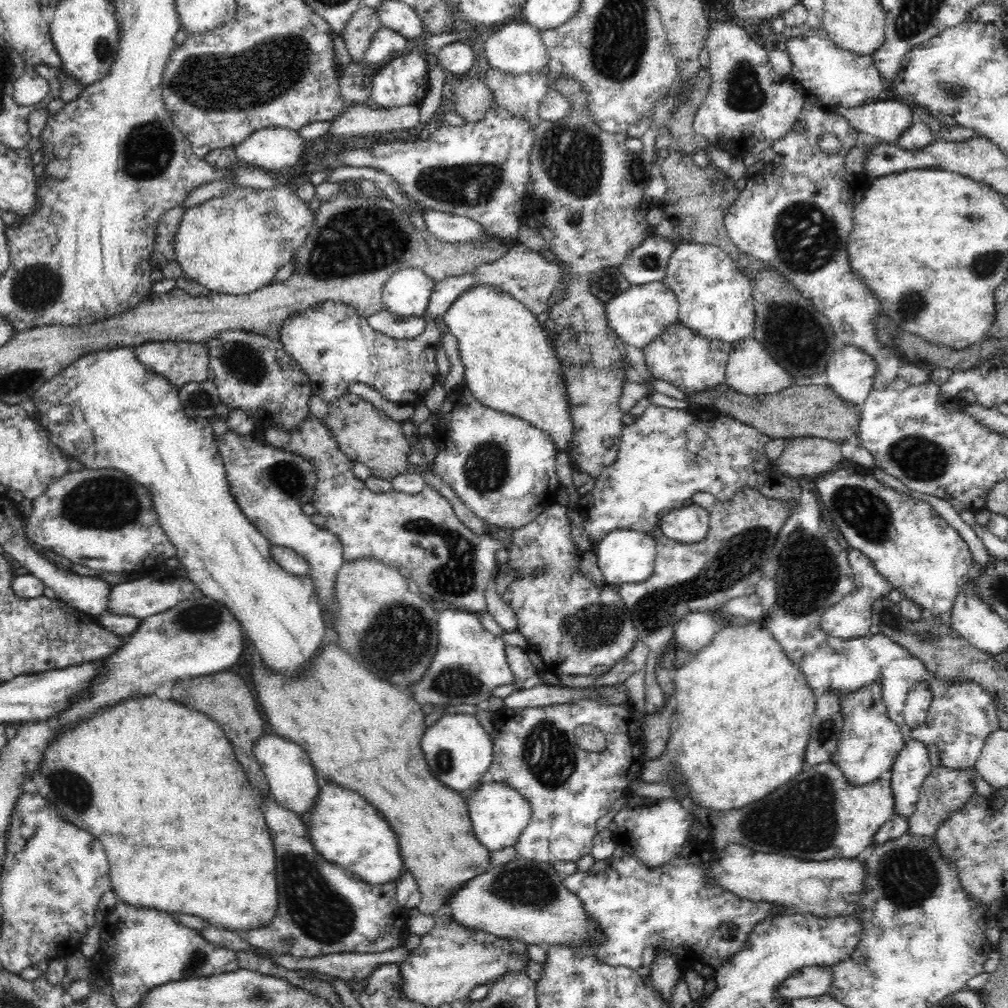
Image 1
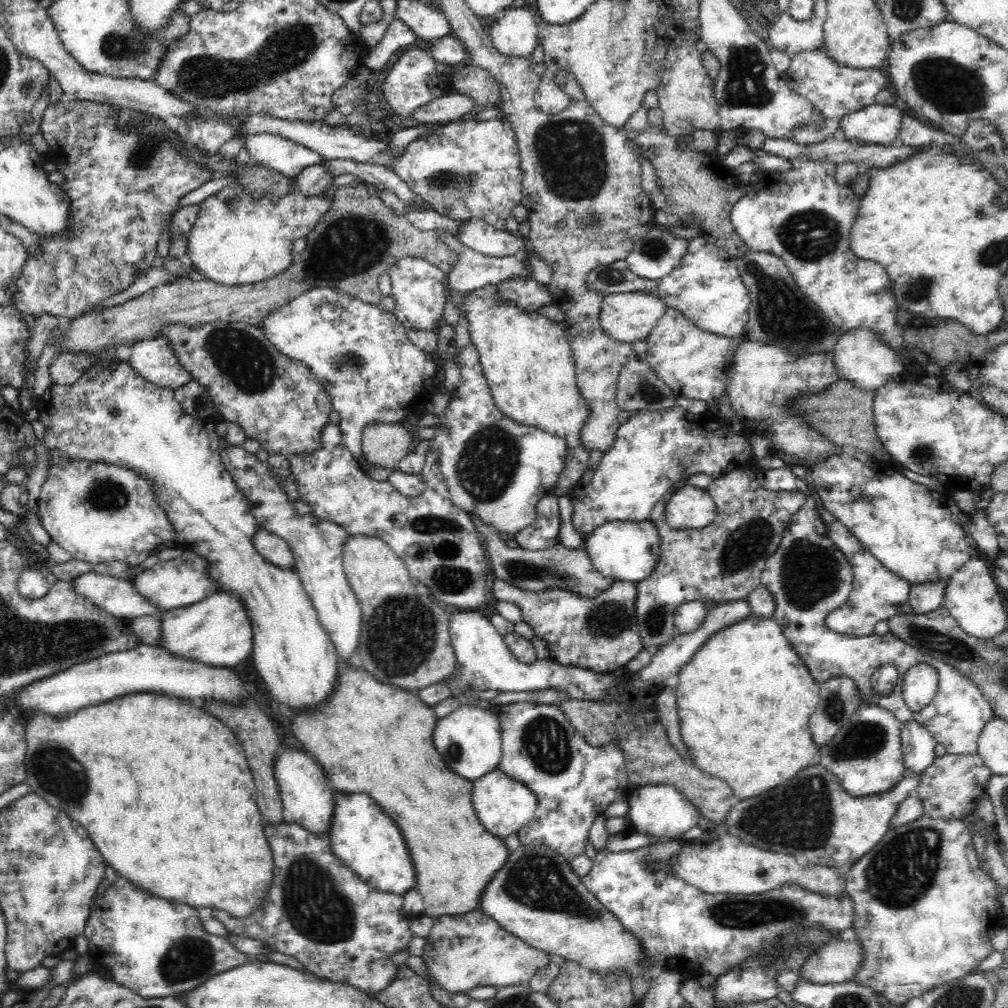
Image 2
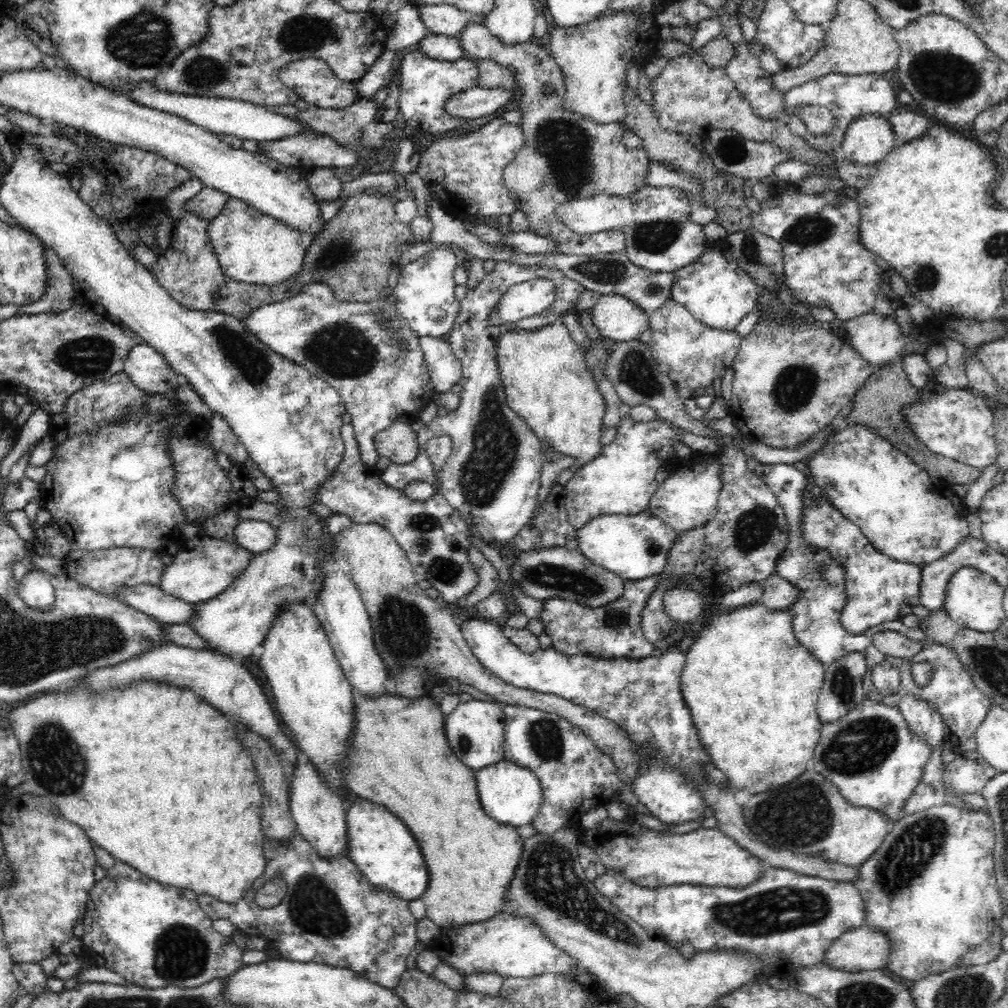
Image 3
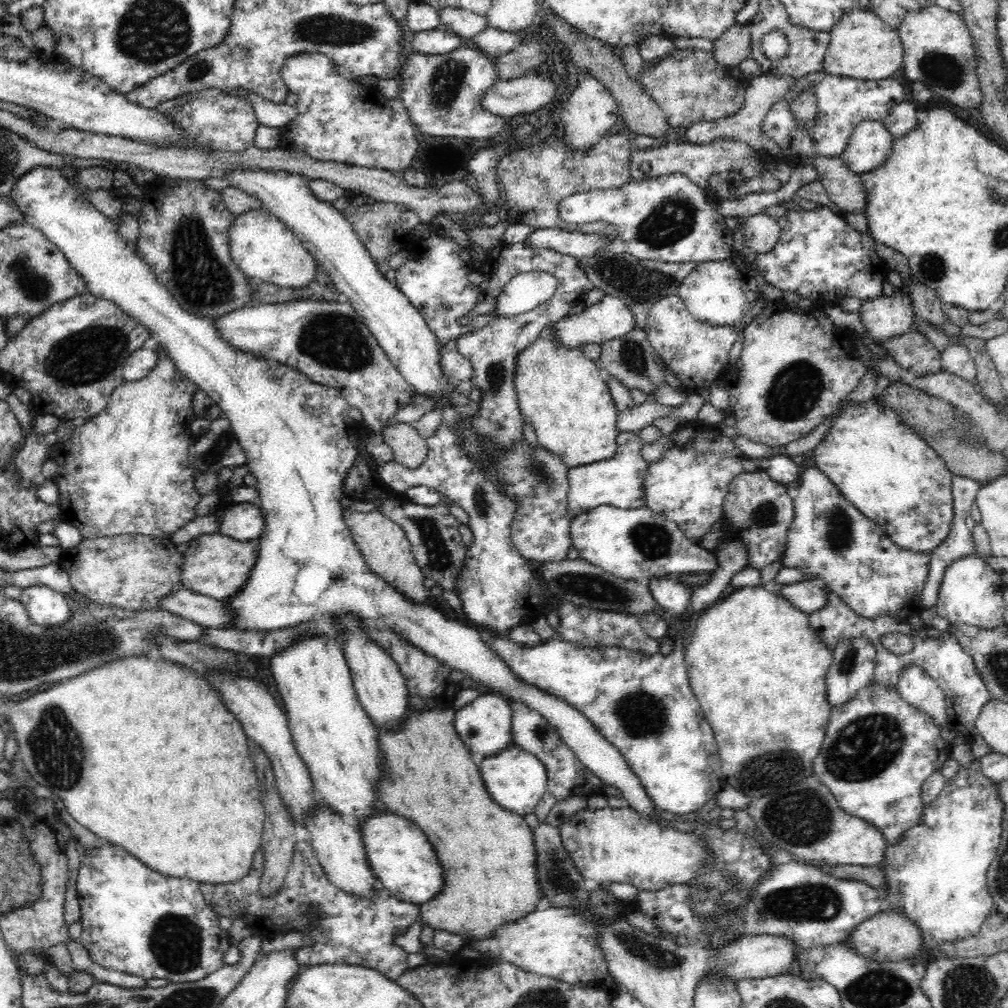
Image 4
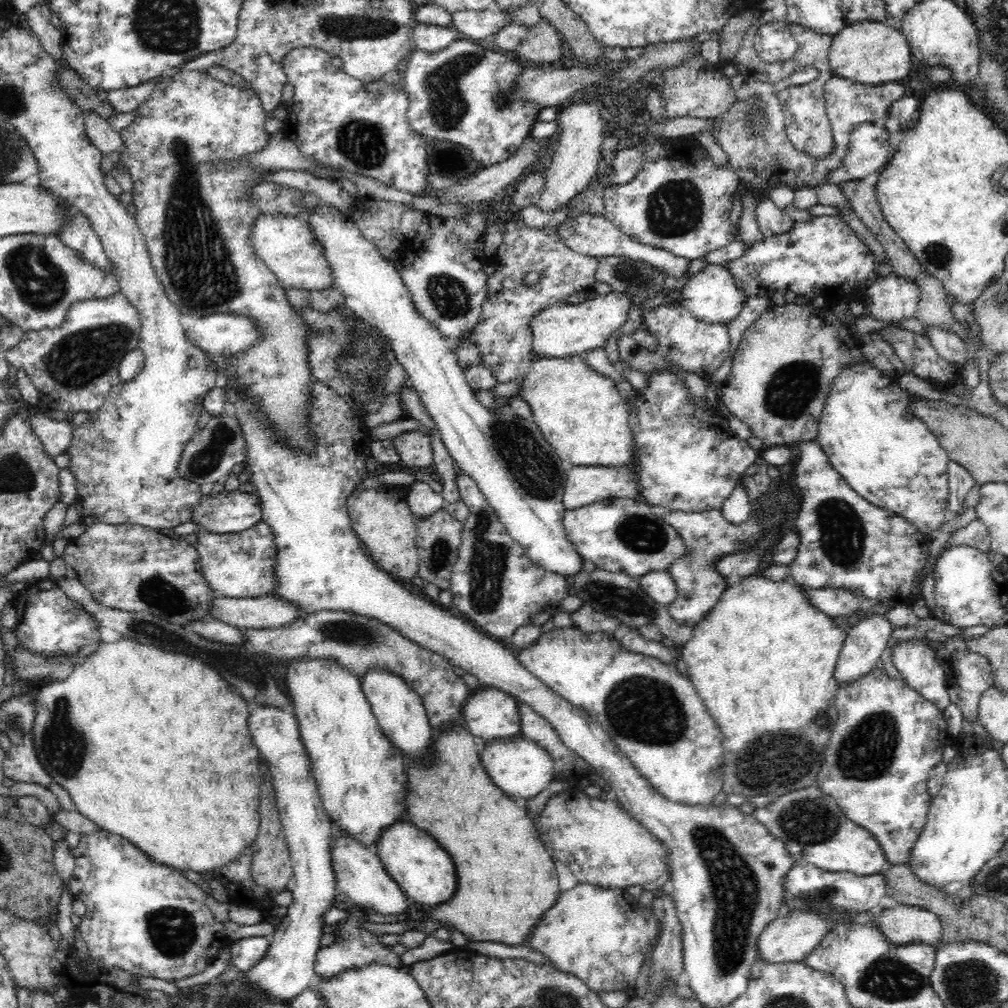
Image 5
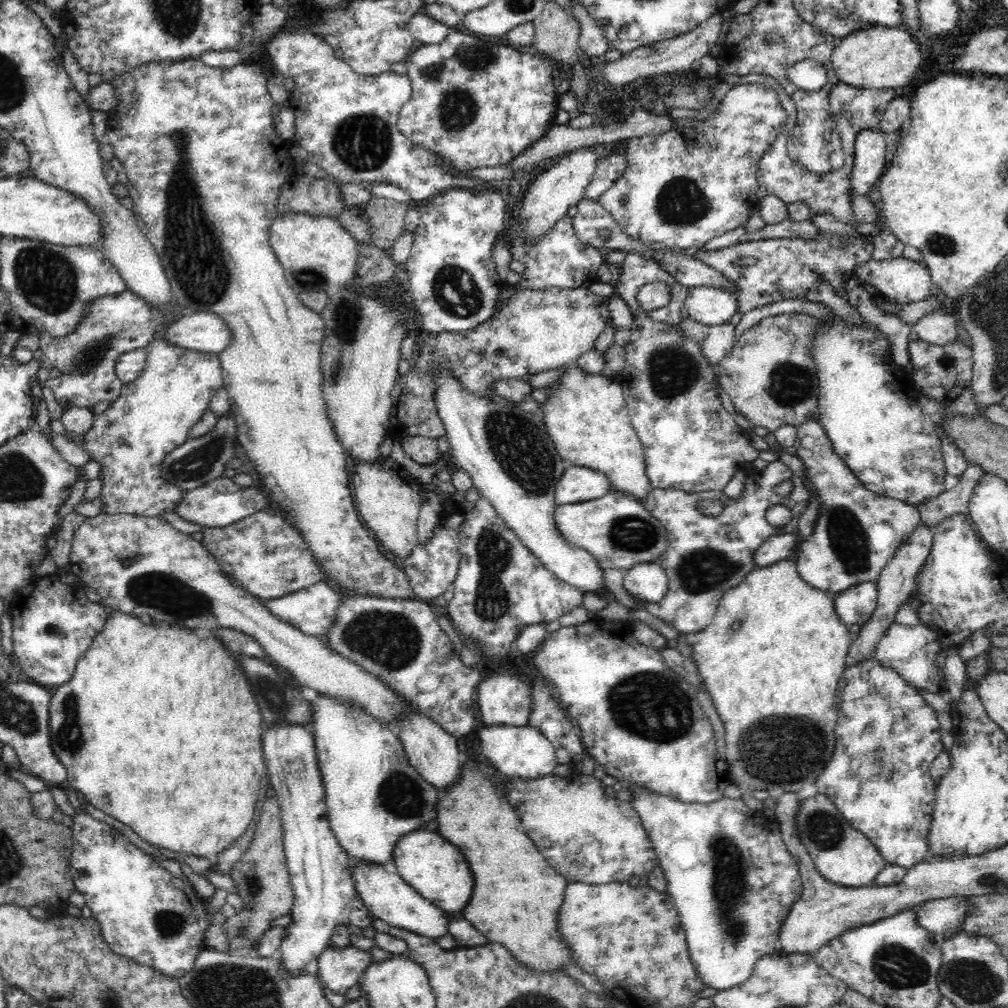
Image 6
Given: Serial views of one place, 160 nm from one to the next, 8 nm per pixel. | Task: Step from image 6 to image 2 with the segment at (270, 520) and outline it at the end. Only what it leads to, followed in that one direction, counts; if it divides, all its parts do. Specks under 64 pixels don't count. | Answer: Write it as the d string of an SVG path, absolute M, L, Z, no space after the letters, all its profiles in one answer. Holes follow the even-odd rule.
M190 549L184 550L181 556L173 560L159 560L151 569L138 574L132 583L144 598L150 599L156 606L163 607L165 612L203 601L207 596L216 594L220 586L218 579L214 579L210 573L208 558Z

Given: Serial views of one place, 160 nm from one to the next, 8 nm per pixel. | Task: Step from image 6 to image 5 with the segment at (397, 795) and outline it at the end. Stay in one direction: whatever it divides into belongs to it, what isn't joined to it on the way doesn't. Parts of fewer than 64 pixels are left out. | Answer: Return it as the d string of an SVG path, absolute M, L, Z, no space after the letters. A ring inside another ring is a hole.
M296 657L286 670L286 686L290 694L293 713L299 721L299 733L304 748L311 759L312 776L322 799L322 806L341 827L345 836L358 840L371 848L382 834L398 820L404 818L404 786L408 780L406 757L401 748L394 746L383 733L371 703L363 693L359 678L348 669L341 668L336 661Z

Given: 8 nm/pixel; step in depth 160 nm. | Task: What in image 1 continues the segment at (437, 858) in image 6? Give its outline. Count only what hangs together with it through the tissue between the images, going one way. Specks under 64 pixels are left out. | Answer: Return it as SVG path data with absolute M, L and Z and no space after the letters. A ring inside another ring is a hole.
M321 781L314 808L304 819L311 842L320 856L330 863L343 866L369 885L390 885L397 882L403 873L403 855L395 831L363 795Z

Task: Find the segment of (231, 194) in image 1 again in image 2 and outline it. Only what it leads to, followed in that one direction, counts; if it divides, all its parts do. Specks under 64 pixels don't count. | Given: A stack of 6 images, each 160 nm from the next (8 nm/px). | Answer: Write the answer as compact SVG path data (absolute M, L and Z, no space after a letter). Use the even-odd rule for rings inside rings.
M237 186L222 188L214 196L209 196L200 202L198 218L187 234L186 255L194 267L203 273L204 279L224 286L251 285L274 278L294 262L290 253L294 241L310 234L318 221L332 208L332 202L334 199L330 200L324 195L309 197L298 190L294 190L284 198L261 198L260 201L256 201L256 198L247 196Z

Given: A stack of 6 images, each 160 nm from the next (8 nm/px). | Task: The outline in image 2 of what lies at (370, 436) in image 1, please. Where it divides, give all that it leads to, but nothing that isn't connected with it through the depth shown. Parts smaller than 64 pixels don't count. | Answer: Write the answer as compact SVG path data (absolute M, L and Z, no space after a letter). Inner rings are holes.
M370 424L364 429L363 458L370 466L396 470L411 443L408 426Z

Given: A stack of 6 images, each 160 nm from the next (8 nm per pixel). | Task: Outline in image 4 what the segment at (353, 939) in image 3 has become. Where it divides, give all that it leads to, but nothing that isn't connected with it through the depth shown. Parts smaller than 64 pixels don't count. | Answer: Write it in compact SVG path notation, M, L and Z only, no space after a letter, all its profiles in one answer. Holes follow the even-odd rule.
M298 841L296 843L293 861L284 885L280 890L273 892L272 895L262 896L258 893L263 868L264 853L258 849L252 860L251 872L248 872L244 878L240 878L240 881L224 885L200 883L204 901L206 901L210 909L213 906L230 908L230 912L240 917L246 923L248 929L252 932L257 932L261 938L274 938L280 936L280 934L288 934L288 932L305 934L312 940L312 944L310 946L300 946L300 952L297 953L299 962L305 966L362 965L371 967L372 970L382 971L388 978L394 980L410 968L407 961L409 954L400 946L397 946L395 940L415 924L415 920L421 912L419 905L404 902L404 900L393 896L386 888L381 887L377 896L370 901L364 901L364 899L345 893L344 890L329 882L328 875L324 872L324 867L322 867L320 861L318 861L310 841Z

